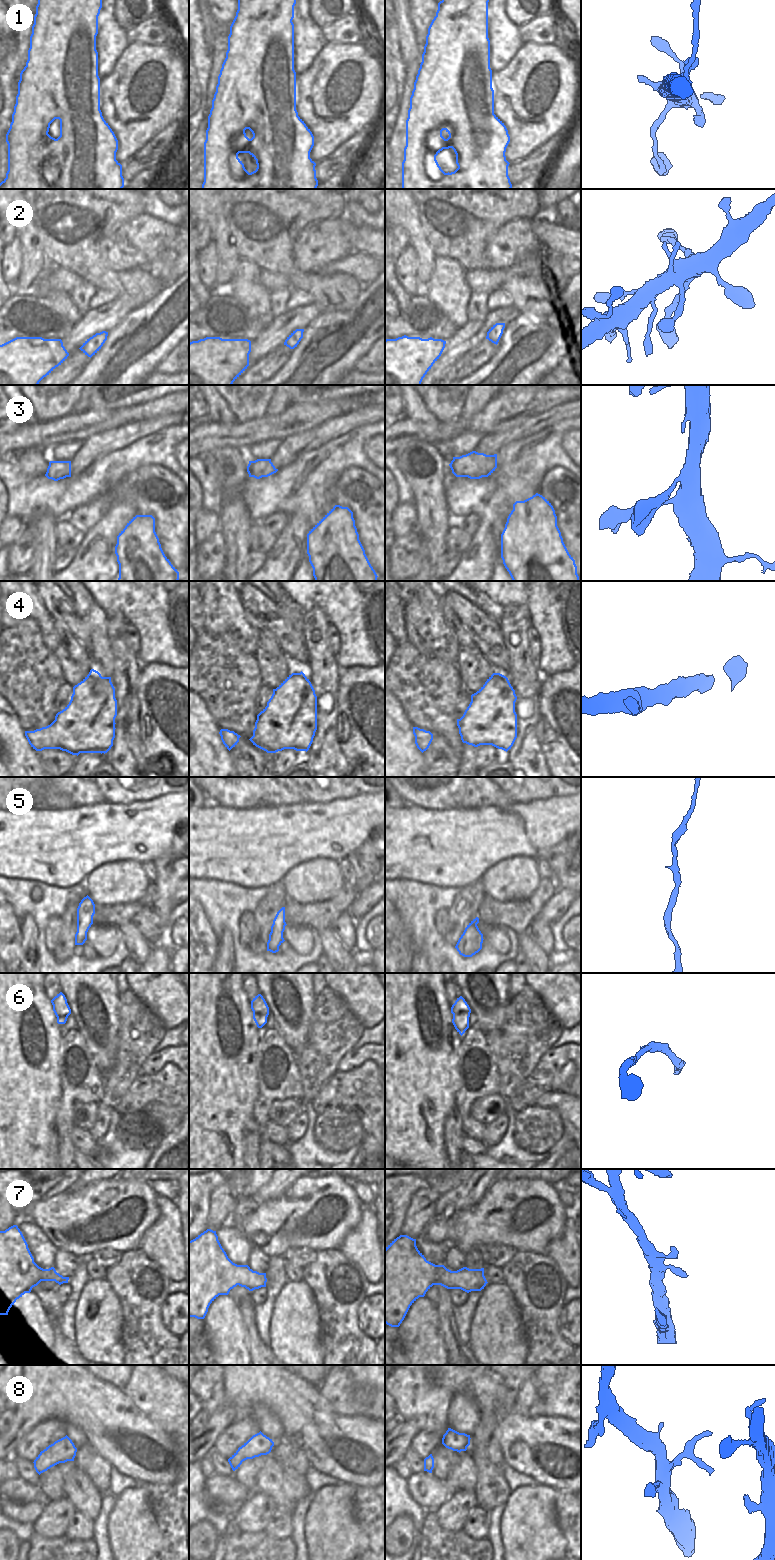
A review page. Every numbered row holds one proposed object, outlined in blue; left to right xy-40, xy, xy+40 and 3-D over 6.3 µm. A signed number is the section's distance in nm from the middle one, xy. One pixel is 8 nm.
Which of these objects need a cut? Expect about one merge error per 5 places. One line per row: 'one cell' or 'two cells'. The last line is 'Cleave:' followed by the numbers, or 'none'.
1: one cell
2: one cell
3: one cell
4: one cell
5: one cell
6: one cell
7: one cell
8: two cells
Cleave: 8

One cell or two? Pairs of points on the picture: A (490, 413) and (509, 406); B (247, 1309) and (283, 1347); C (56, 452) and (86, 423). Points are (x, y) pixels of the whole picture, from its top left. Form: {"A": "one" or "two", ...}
{"A": "one", "B": "two", "C": "two"}

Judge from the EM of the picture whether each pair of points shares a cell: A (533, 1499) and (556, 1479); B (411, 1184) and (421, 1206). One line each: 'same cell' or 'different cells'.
A: different cells
B: different cells

